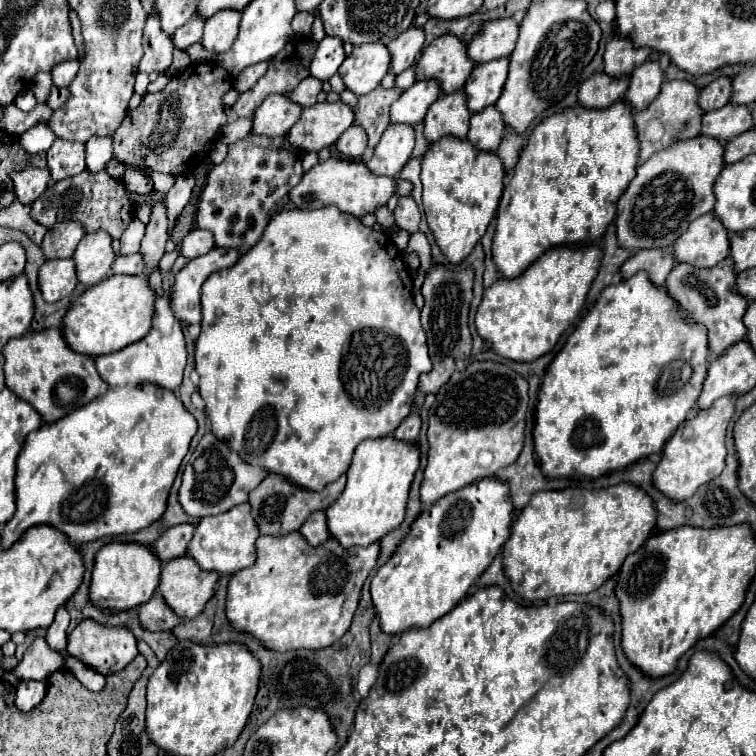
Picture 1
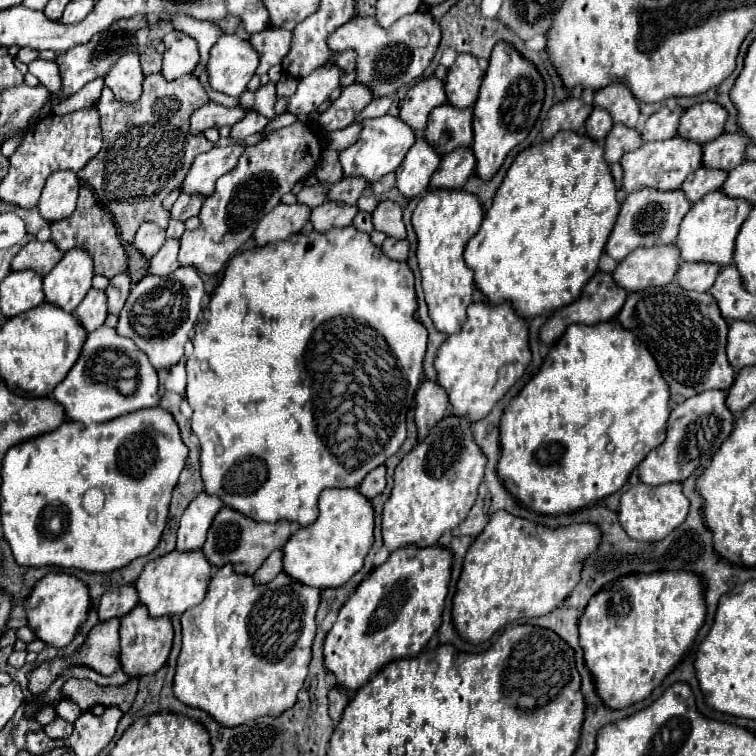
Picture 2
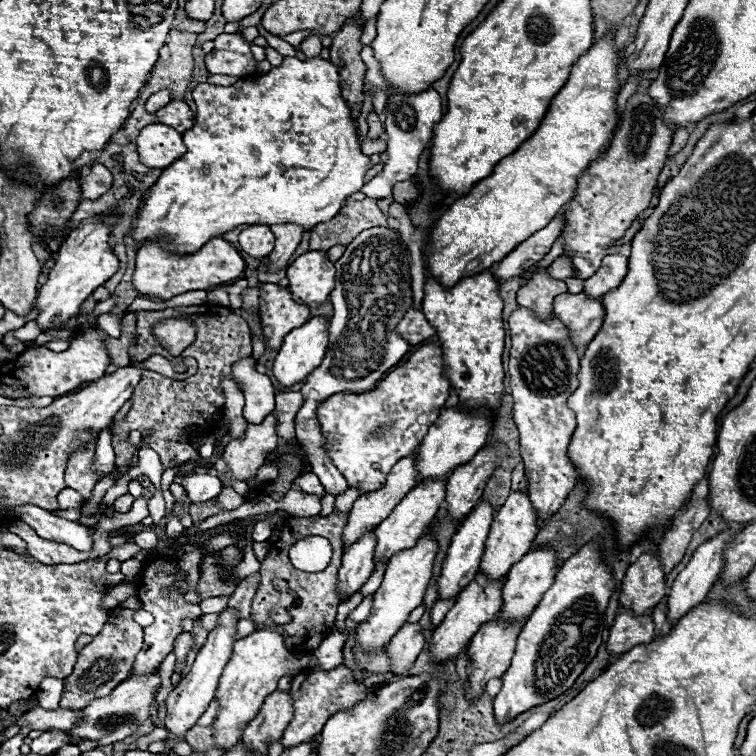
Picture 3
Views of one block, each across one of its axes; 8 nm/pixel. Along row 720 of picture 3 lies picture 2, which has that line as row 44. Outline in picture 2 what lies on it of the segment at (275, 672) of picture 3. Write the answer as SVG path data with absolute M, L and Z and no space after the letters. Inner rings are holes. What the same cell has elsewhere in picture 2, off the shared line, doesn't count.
M234 34L220 36L210 50L210 60L206 66L208 82L212 90L240 96L246 90L246 84L258 68L258 54Z

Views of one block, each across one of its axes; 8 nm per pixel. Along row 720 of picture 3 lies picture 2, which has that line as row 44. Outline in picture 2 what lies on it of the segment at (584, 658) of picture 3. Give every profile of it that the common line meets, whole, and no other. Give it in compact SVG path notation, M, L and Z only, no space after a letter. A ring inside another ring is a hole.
M500 44L494 46L490 56L490 66L484 74L478 100L472 106L472 128L474 128L474 142L472 152L476 156L476 176L490 180L500 166L508 152L524 142L528 132L532 130L538 112L544 102L544 82L538 70L524 60L512 46Z

